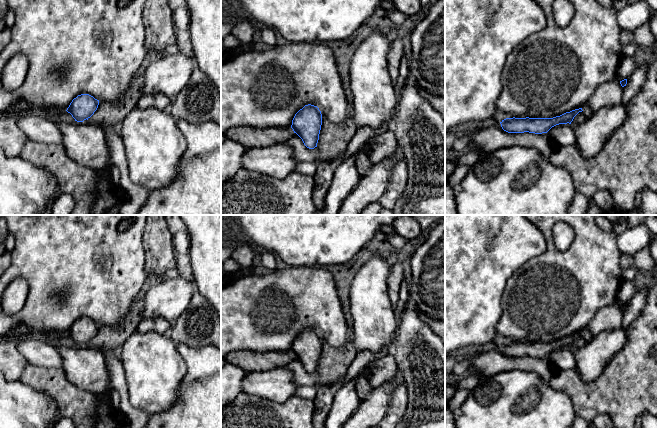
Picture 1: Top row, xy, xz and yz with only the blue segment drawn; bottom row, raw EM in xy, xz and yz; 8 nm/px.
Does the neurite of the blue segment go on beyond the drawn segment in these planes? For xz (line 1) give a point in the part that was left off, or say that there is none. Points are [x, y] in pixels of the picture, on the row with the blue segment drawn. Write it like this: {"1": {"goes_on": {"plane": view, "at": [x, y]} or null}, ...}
{"1": {"goes_on": null}}

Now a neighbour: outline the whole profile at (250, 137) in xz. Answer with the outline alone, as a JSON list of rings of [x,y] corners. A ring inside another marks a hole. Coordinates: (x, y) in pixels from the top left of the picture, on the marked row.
[[[247,126],[232,128],[224,132],[227,138],[233,139],[248,148],[267,147],[286,142],[294,131],[292,128],[255,129]]]

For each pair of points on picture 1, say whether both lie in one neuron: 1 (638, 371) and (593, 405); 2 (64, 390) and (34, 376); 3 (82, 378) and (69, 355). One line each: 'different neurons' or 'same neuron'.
1: same neuron
2: same neuron
3: same neuron

